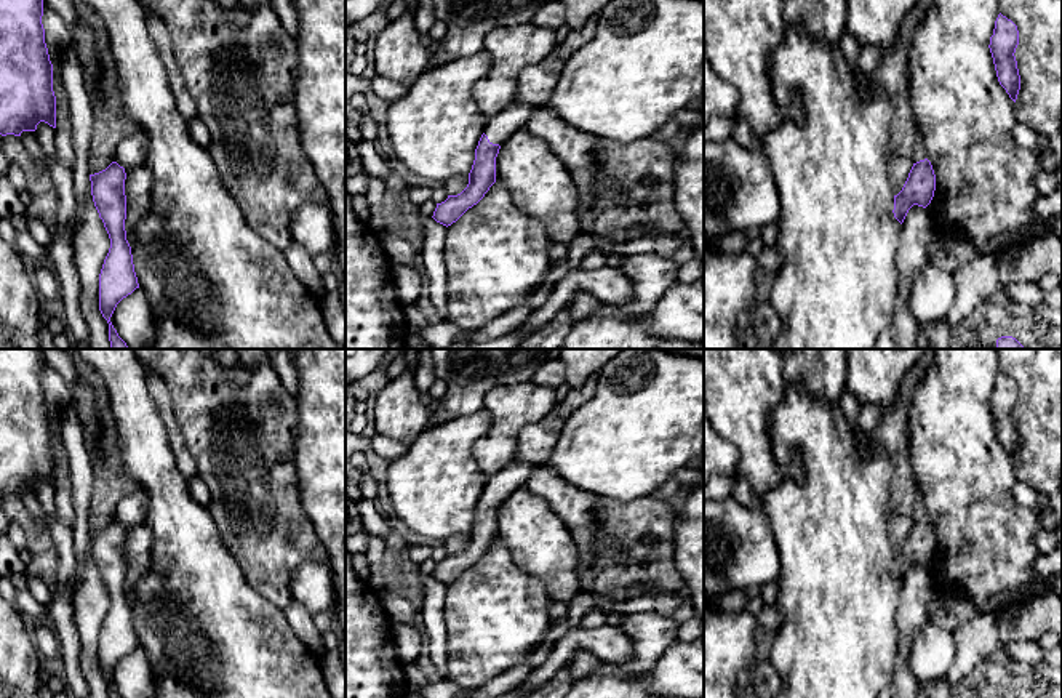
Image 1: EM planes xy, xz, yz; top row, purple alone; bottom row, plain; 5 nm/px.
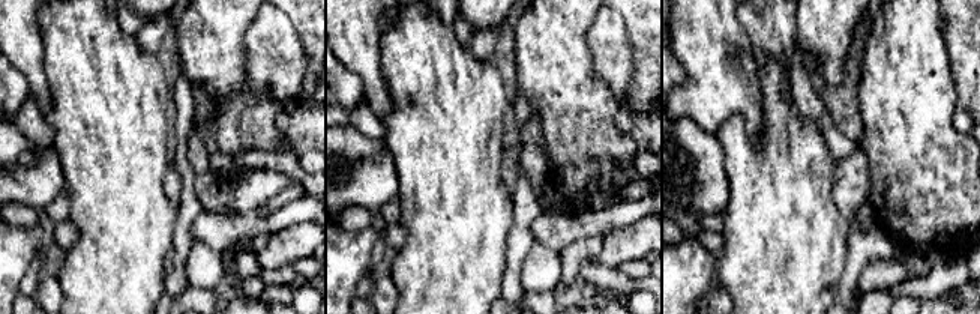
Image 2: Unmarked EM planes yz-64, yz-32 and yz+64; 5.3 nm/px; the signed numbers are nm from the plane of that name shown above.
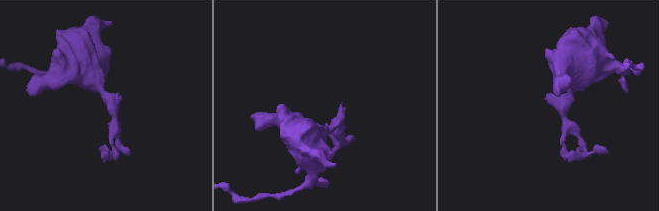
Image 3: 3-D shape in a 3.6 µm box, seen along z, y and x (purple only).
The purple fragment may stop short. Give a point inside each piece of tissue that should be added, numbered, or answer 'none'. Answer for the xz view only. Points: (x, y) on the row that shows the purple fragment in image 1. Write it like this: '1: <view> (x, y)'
1: xz (499, 127)

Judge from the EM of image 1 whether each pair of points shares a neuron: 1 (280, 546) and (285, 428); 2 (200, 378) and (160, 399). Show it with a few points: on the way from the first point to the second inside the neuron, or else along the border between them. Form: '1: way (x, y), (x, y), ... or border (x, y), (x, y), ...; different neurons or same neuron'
1: way (279, 517), (279, 457); same neuron
2: border (146, 367), (165, 386), (179, 431); different neurons

